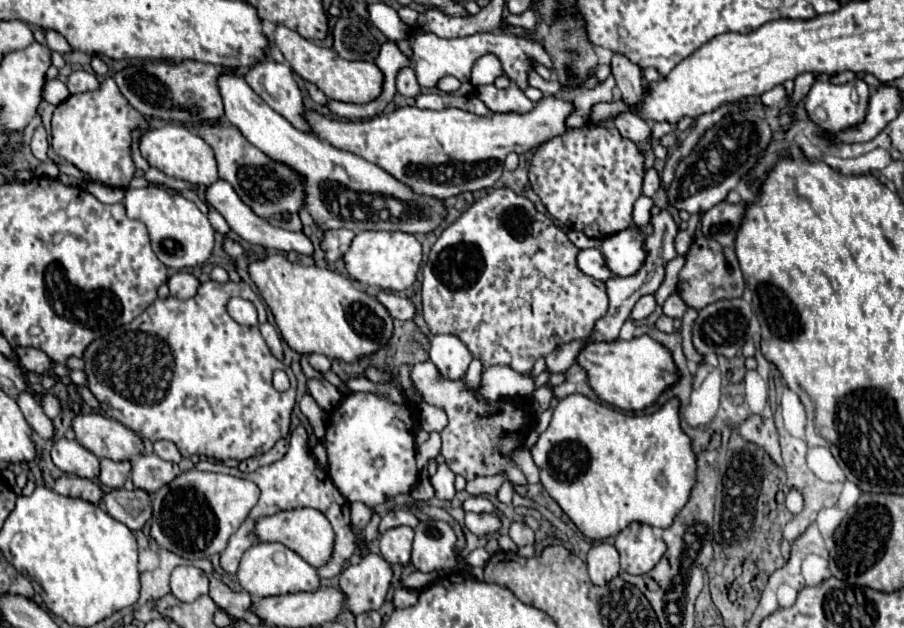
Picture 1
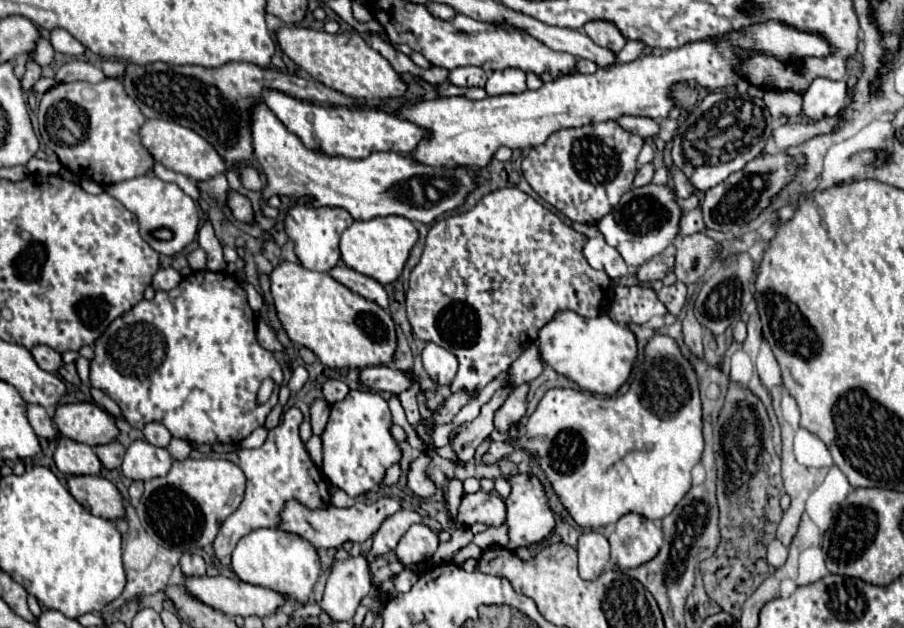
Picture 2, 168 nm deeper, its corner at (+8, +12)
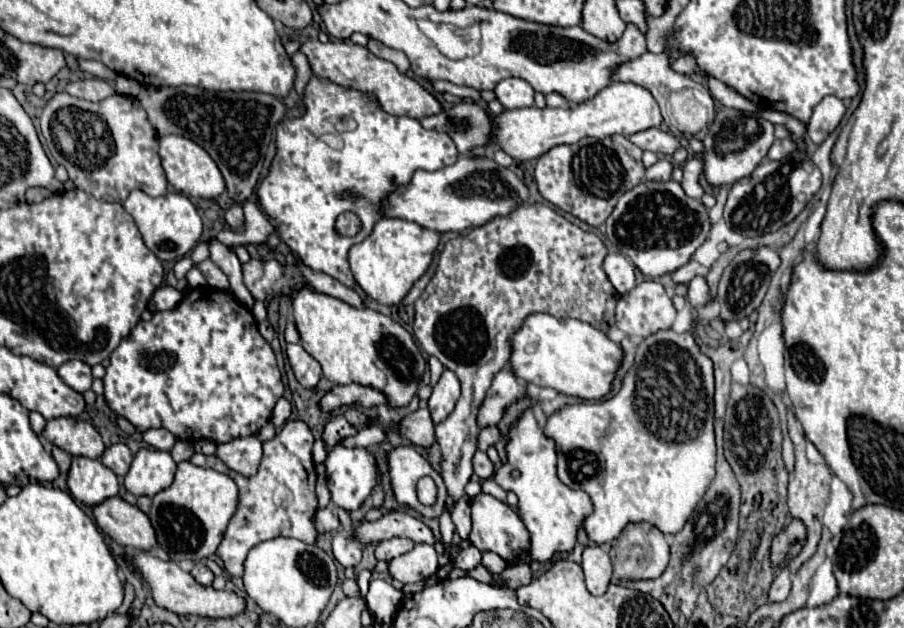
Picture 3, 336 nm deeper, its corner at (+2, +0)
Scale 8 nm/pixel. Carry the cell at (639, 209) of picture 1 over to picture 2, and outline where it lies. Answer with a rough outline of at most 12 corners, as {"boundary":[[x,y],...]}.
{"boundary":[[646,164],[636,174],[634,188],[648,184],[654,176],[652,164]]}

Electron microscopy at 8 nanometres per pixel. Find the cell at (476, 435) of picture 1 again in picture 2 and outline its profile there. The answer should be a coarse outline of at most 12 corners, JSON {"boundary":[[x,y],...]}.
{"boundary":[[390,366],[360,372],[368,390],[400,394],[416,382]]}

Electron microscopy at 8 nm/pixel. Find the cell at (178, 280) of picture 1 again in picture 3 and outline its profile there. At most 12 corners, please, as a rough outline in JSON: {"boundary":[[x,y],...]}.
{"boundary":[[160,286],[150,298],[150,308],[170,310],[182,300],[182,292]]}

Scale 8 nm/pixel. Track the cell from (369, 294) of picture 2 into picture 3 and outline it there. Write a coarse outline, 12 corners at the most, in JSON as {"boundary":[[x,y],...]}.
{"boundary":[[304,262],[242,264],[244,284],[258,300],[296,296],[302,286],[354,308],[362,298]]}

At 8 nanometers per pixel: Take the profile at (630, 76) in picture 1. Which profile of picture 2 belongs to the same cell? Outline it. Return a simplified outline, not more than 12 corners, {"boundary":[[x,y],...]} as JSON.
{"boundary":[[588,22],[586,32],[596,44],[614,54],[626,38],[612,22]]}

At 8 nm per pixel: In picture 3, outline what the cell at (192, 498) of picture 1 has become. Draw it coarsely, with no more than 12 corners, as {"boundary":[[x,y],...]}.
{"boundary":[[180,462],[148,516],[172,562],[216,552],[230,476]]}

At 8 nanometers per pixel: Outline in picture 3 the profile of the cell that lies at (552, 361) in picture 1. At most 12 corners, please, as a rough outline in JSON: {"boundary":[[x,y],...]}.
{"boundary":[[502,368],[478,410],[478,426],[500,422],[508,404],[526,396],[524,384]]}

